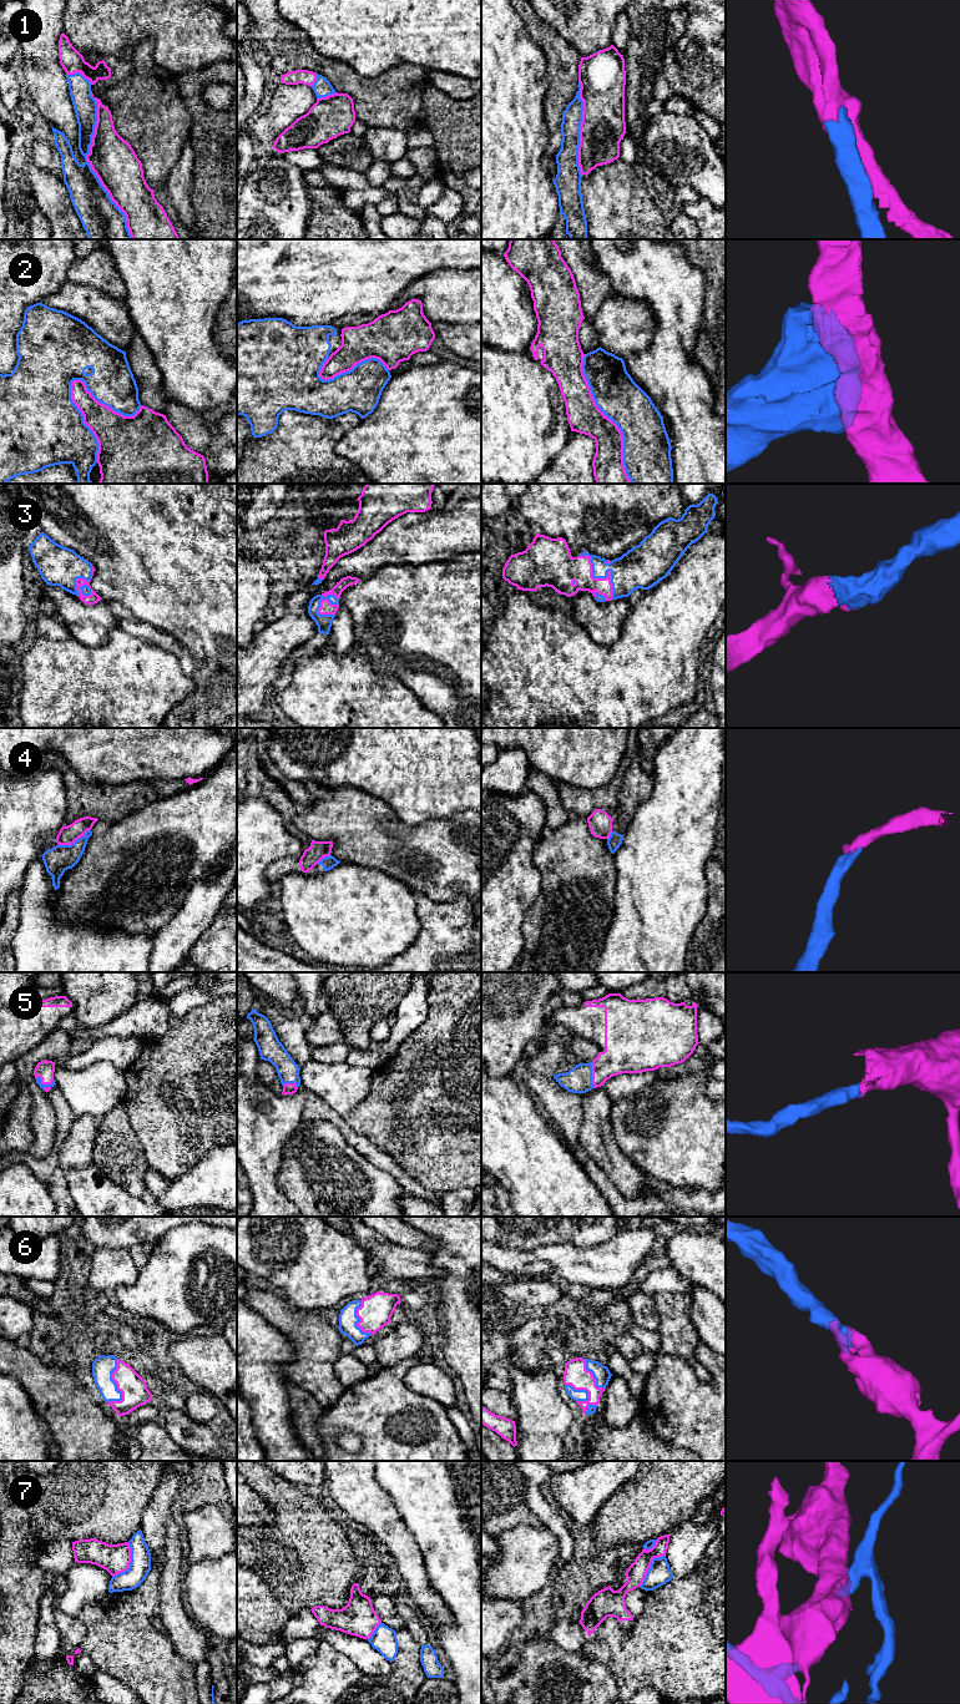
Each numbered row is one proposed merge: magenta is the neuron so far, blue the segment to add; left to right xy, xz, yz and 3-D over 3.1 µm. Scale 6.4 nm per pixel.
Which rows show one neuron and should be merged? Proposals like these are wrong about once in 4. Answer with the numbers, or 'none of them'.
1, 3, 5, 6

